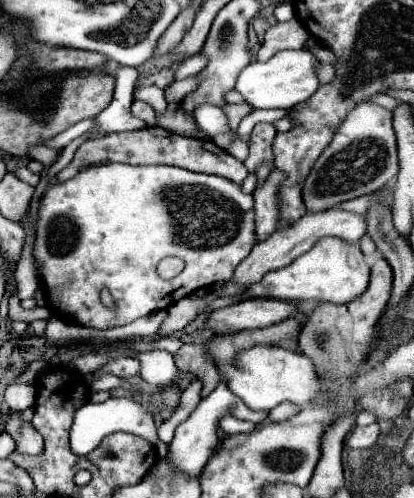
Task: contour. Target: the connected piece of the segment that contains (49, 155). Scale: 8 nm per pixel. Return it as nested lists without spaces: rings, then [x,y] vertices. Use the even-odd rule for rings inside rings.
[[[44,145],[36,147],[34,151],[30,151],[30,159],[40,161],[42,165],[50,165],[56,159],[56,155],[58,155],[56,149],[50,149],[50,147],[44,147]]]

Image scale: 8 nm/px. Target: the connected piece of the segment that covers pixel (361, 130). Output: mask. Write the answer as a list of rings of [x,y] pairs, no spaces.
[[[364,101],[358,103],[358,107],[354,107],[336,127],[332,141],[306,175],[302,183],[302,201],[310,213],[320,213],[342,201],[374,193],[390,183],[396,175],[398,157],[396,135],[392,129],[392,111]]]

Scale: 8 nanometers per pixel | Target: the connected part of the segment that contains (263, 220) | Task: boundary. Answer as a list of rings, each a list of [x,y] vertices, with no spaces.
[[[274,169],[270,173],[270,177],[266,179],[266,183],[262,187],[258,187],[252,195],[254,195],[254,215],[256,215],[256,241],[268,239],[278,225],[278,183],[284,179],[282,171]]]

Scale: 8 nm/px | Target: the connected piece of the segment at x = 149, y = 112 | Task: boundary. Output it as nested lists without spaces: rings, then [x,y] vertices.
[[[134,101],[132,103],[132,115],[146,121],[146,125],[154,125],[154,109],[146,101]]]

